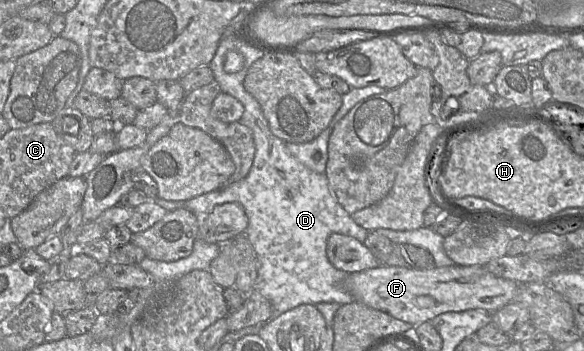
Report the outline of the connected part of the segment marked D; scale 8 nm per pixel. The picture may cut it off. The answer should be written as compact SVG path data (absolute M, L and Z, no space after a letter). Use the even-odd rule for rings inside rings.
M233 26L228 27L223 34L209 66L220 91L230 94L244 106L239 121L250 128L253 134L253 164L244 178L221 190L187 201L169 201L160 197L152 200L167 211L182 208L197 217L209 215L215 206L224 203L235 202L243 207L248 218L245 236L258 259L258 276L254 290L259 291L272 307L272 314L267 322L302 304L350 303L354 299L342 287L342 283L351 273L339 270L330 263L326 254L327 240L331 234L340 233L364 243L369 231L358 225L339 204L326 173L315 172L303 165L289 153L287 143L271 132L260 104L243 85L248 68L263 53L233 36L232 28Z

